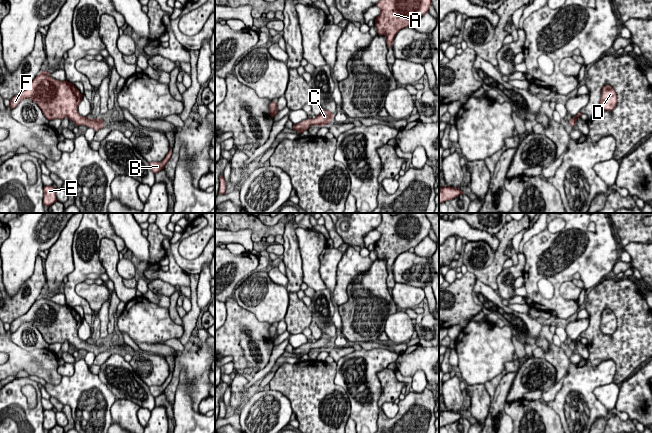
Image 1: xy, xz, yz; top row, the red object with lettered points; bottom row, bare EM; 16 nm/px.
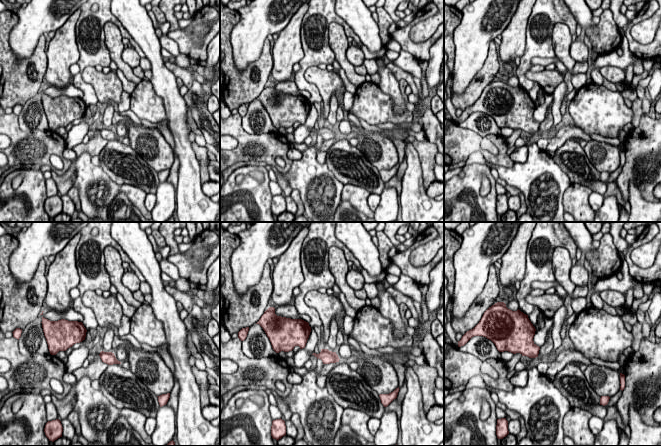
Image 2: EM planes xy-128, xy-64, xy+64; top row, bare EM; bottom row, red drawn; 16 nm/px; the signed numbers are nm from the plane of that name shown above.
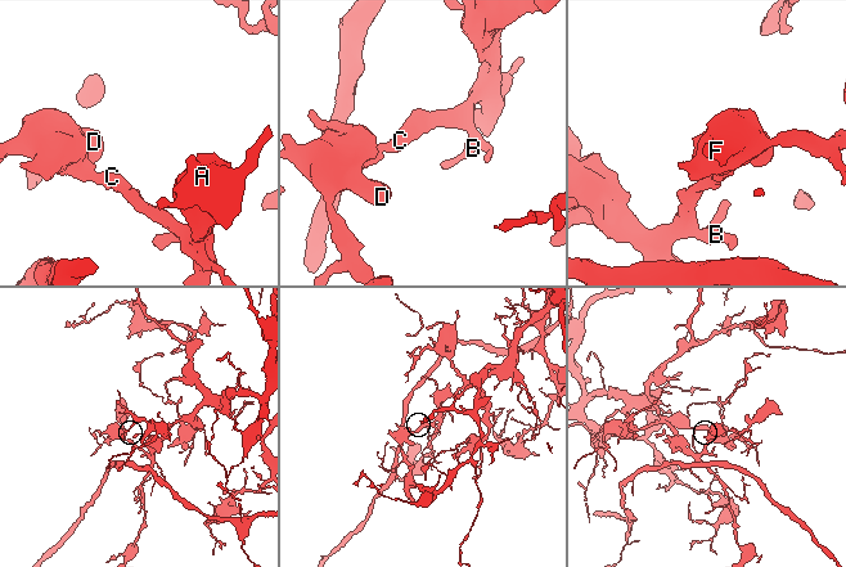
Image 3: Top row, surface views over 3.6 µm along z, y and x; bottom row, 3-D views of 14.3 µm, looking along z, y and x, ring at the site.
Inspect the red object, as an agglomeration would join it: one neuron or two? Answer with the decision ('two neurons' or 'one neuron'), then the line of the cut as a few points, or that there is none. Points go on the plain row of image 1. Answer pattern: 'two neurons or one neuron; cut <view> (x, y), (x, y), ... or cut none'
one neuron; cut none

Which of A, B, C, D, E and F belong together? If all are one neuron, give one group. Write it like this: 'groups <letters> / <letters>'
groups A B C D E F

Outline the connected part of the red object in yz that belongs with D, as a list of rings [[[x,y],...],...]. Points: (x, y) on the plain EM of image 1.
[[[605,309],[601,315],[600,329],[603,334],[612,335],[617,329],[617,319],[610,309]]]

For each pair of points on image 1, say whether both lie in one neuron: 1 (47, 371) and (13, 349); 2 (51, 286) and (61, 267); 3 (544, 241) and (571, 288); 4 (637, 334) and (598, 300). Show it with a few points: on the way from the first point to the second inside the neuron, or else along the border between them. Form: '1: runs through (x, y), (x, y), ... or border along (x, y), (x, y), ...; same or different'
1: runs through (38, 369), (32, 369), (21, 358); same
2: runs through (53, 281), (56, 272); same
3: border along (562, 282), (560, 294), (565, 299), (575, 302); different
4: runs through (633, 323), (609, 300); same

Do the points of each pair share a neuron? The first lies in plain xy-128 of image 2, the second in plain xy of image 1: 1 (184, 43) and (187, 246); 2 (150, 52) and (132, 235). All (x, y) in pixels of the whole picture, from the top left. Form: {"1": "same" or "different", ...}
{"1": "different", "2": "same"}

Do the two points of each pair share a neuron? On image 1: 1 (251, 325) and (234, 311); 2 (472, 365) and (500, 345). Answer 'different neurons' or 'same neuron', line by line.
1: same neuron
2: same neuron

